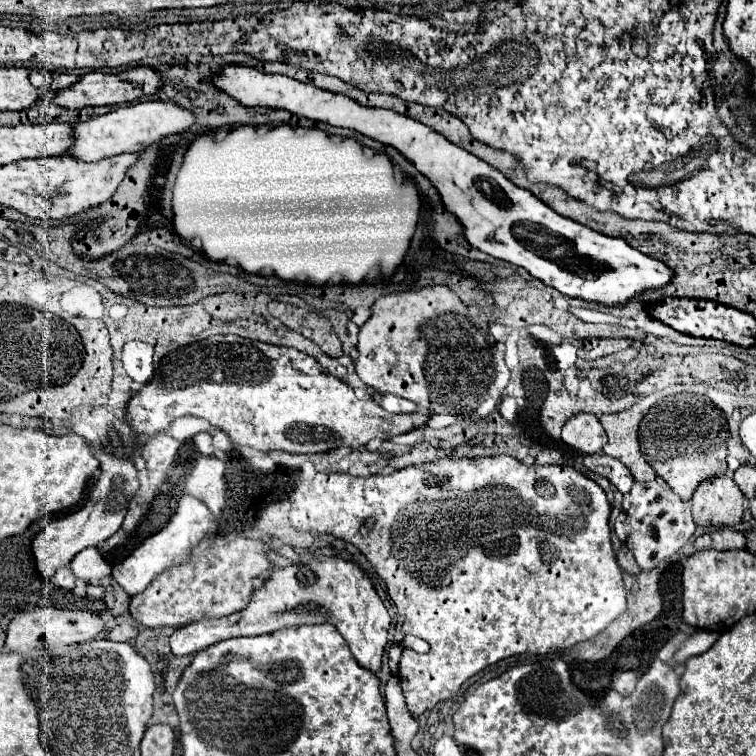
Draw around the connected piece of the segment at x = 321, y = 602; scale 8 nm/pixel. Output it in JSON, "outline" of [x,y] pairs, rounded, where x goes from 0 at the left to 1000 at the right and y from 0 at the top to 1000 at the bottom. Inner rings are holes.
{"outline":[[[422,737],[398,747],[364,753],[351,774],[332,787],[332,795],[321,808],[295,819],[250,824],[226,840],[224,853],[234,869],[245,869],[263,864],[263,858],[274,858],[276,853],[284,853],[295,845],[335,843],[377,829],[414,824],[443,827],[462,851],[462,858],[475,880],[491,885],[493,890],[504,885],[504,872],[512,853],[512,832],[517,824],[515,811],[496,784],[491,766],[470,745],[454,742],[448,737]]]}

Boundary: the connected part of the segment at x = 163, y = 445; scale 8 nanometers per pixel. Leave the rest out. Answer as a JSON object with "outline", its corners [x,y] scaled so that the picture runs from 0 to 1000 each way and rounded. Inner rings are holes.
{"outline":[[[205,575],[197,586],[192,586],[187,602],[194,612],[197,623],[221,623],[224,615],[229,612],[234,597],[237,597],[237,583],[231,583],[224,575]]]}

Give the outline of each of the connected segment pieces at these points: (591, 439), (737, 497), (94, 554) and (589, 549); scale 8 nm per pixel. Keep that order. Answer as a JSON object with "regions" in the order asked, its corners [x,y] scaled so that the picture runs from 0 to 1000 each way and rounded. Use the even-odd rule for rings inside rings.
{"regions":[[[[766,546],[766,549],[755,552],[745,562],[742,581],[753,591],[758,591],[774,602],[795,599],[798,589],[803,586],[803,575],[800,575],[792,554],[782,546]]],[[[938,634],[914,657],[914,679],[922,694],[954,697],[975,694],[983,684],[983,652],[970,634]]],[[[118,724],[118,726],[110,726],[107,731],[102,731],[102,737],[91,745],[91,750],[99,758],[99,763],[104,763],[115,771],[134,769],[134,766],[144,763],[149,755],[128,724]]],[[[655,602],[631,607],[575,607],[560,612],[557,618],[536,618],[515,628],[491,631],[467,631],[462,626],[419,626],[411,636],[396,639],[388,649],[382,687],[385,694],[396,702],[430,702],[446,713],[470,721],[493,747],[496,758],[512,771],[517,795],[522,798],[528,813],[536,816],[530,829],[533,837],[557,843],[570,853],[570,861],[562,866],[536,858],[528,874],[528,901],[538,938],[544,946],[557,946],[562,938],[573,938],[578,930],[597,925],[620,896],[626,896],[644,880],[652,880],[676,866],[721,866],[753,858],[769,848],[784,845],[806,824],[811,824],[827,811],[827,776],[821,766],[821,753],[813,742],[813,729],[808,724],[806,679],[808,668],[800,657],[800,649],[763,620],[750,615],[692,615],[681,604]],[[642,642],[663,642],[663,647],[642,647]]]]}

